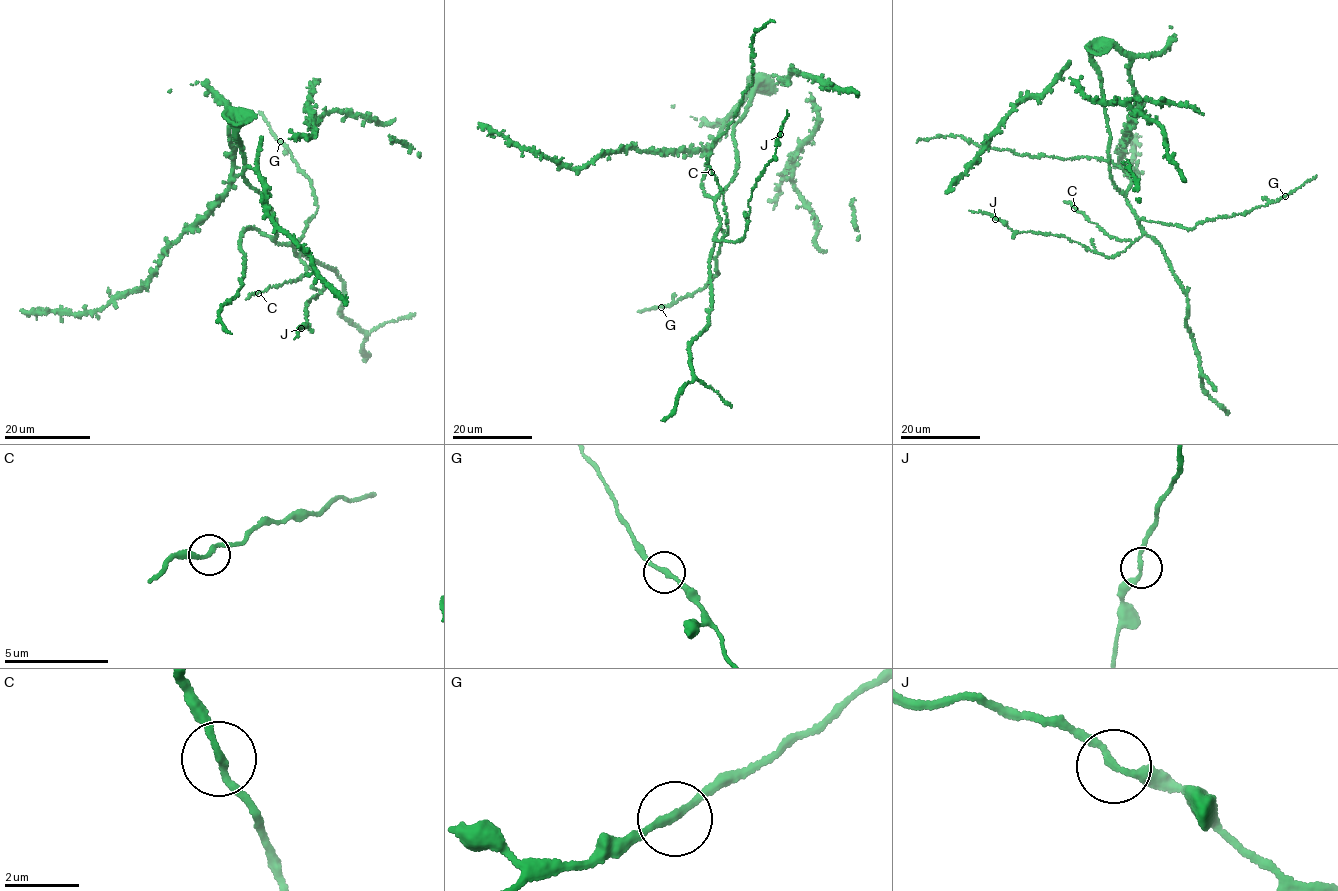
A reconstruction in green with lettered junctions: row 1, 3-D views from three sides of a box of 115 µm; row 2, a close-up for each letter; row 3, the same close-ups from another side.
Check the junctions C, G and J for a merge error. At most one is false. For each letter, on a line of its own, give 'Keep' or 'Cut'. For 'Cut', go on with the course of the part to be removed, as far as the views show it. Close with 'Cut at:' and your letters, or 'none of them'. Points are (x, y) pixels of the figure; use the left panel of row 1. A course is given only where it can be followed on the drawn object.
C: Keep
G: Keep
J: Keep
Cut at: none of them

